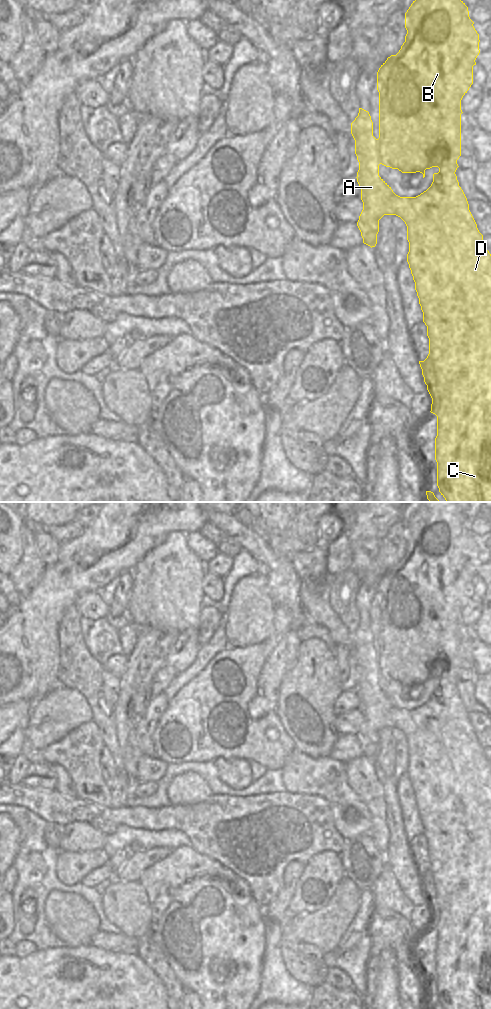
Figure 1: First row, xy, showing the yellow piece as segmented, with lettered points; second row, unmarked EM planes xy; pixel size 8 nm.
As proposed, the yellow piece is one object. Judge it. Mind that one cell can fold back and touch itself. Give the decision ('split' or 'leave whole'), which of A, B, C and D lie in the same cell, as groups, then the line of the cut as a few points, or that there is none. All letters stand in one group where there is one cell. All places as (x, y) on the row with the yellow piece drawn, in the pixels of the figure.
leave whole; groups A B C D; cut none

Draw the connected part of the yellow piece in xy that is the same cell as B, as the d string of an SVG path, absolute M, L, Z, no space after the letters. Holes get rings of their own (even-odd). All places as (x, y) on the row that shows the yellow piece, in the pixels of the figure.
M415 0L405 13L405 28L407 34L405 42L396 55L391 55L381 65L377 72L377 90L379 92L379 138L373 136L373 122L368 111L359 108L358 116L351 123L351 134L355 140L355 154L359 162L357 182L361 188L363 210L359 216L357 226L361 232L363 243L372 247L377 244L379 220L384 215L396 215L407 226L407 240L409 252L407 262L415 282L415 290L423 312L423 322L427 326L429 338L429 354L424 361L419 361L424 382L432 398L431 413L437 416L437 436L435 438L435 460L437 462L437 486L446 502L491 502L491 254L485 246L483 235L469 210L467 198L459 186L455 174L457 160L461 156L461 100L473 84L473 66L480 53L479 34L469 17L468 7L461 0ZM382 164L402 173L420 172L425 177L425 170L438 167L439 172L433 174L431 186L416 197L400 197L379 176L379 165Z

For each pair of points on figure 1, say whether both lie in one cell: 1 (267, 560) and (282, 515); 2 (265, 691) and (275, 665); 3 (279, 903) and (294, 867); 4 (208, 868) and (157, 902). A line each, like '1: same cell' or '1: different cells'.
1: different cells
2: same cell
3: same cell
4: same cell

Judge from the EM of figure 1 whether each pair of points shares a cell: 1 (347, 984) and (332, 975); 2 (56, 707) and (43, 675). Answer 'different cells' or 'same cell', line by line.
1: same cell
2: different cells

